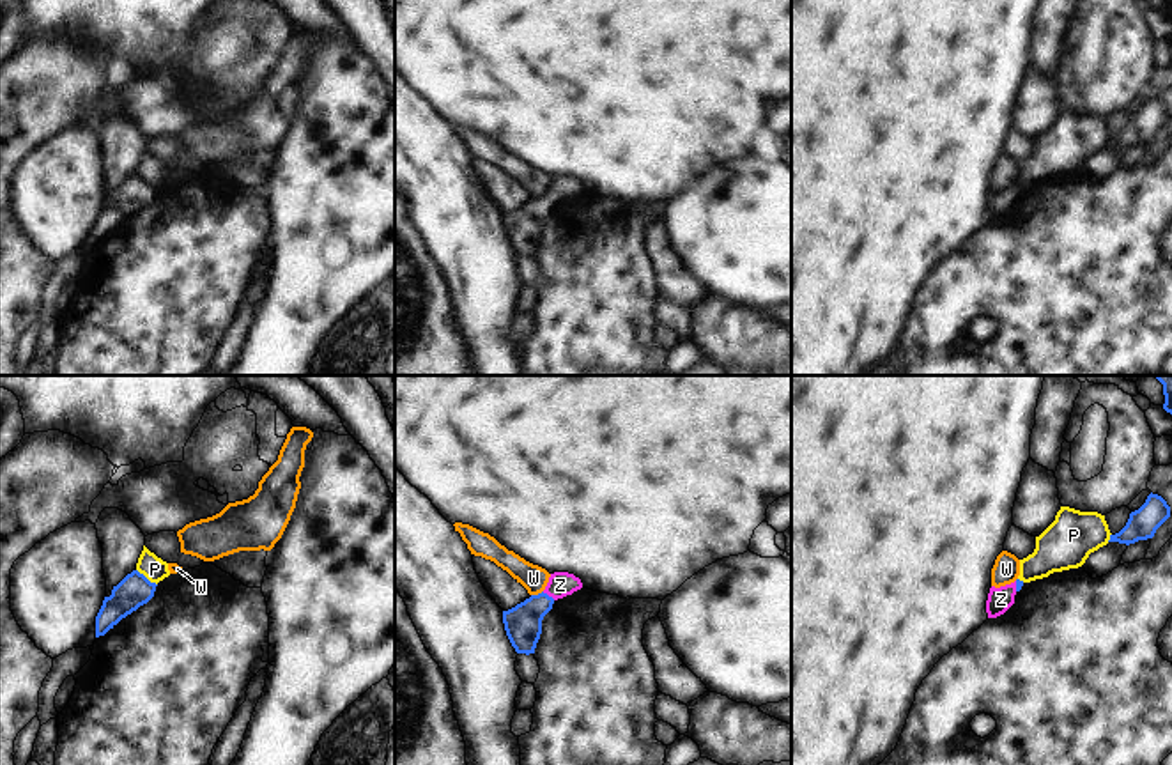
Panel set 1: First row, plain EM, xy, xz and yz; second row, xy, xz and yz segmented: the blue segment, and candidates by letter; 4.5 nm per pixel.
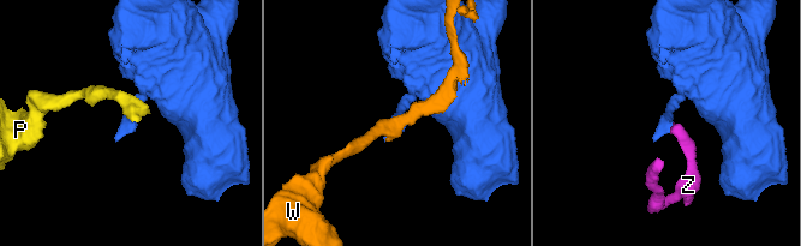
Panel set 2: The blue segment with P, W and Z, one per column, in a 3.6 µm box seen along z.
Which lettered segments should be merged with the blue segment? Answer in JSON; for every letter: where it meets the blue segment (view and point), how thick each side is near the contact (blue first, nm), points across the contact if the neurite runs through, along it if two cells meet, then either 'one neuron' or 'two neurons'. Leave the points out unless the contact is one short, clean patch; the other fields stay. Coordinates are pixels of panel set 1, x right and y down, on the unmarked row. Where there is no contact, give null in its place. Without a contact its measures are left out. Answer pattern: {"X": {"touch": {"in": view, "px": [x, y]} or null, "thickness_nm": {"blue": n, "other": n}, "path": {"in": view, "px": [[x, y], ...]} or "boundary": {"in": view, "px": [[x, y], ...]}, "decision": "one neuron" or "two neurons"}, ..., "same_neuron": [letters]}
{"P": {"touch": {"in": "xy", "px": [146, 181]}, "thickness_nm": {"blue": 150, "other": 110}, "boundary": {"in": "xy", "px": [[137, 172], [156, 188]]}, "decision": "two neurons"}, "W": {"touch": {"in": "xz", "px": [539, 197]}, "thickness_nm": {"blue": 170, "other": 120}, "boundary": {"in": "xz", "px": [[542, 193], [532, 199]]}, "decision": "two neurons"}, "Z": {"touch": {"in": "xz", "px": [547, 199]}, "thickness_nm": {"blue": 170, "other": 120}, "path": {"in": "xz", "px": [[523, 227], [547, 199], [560, 188]]}, "decision": "one neuron"}, "same_neuron": ["Z"]}

